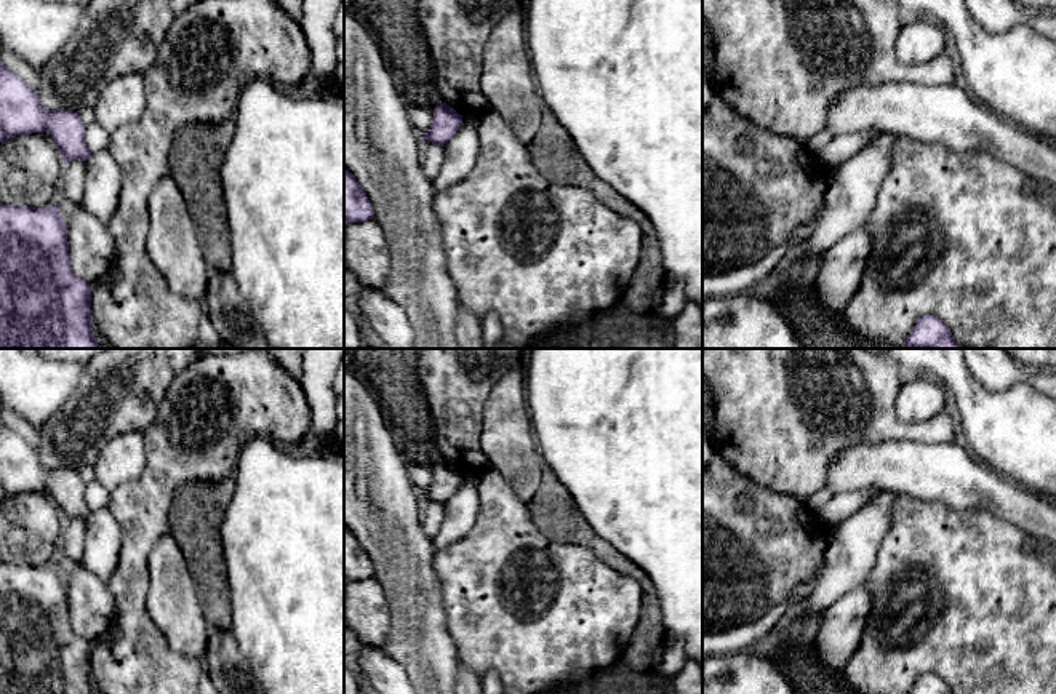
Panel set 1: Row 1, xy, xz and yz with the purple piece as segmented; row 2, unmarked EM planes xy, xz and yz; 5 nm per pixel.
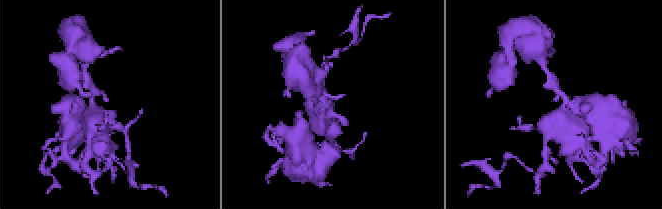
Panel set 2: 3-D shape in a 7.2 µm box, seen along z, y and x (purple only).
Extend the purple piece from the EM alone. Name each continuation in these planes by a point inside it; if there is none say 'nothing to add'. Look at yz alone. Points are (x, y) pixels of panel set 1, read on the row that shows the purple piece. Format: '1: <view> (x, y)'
nothing to add

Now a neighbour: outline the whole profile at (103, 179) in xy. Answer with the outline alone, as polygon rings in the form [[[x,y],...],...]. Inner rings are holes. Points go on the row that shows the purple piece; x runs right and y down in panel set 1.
[[[93,152],[85,162],[82,206],[106,225],[118,206],[120,190],[122,173],[110,152]]]

